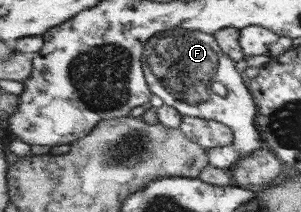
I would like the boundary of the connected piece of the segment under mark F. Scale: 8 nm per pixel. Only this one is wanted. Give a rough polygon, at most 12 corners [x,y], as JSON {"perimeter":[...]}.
{"perimeter":[[183,27],[146,44],[152,92],[185,116],[224,123],[208,148],[234,170],[266,147],[259,103],[216,34]]}

